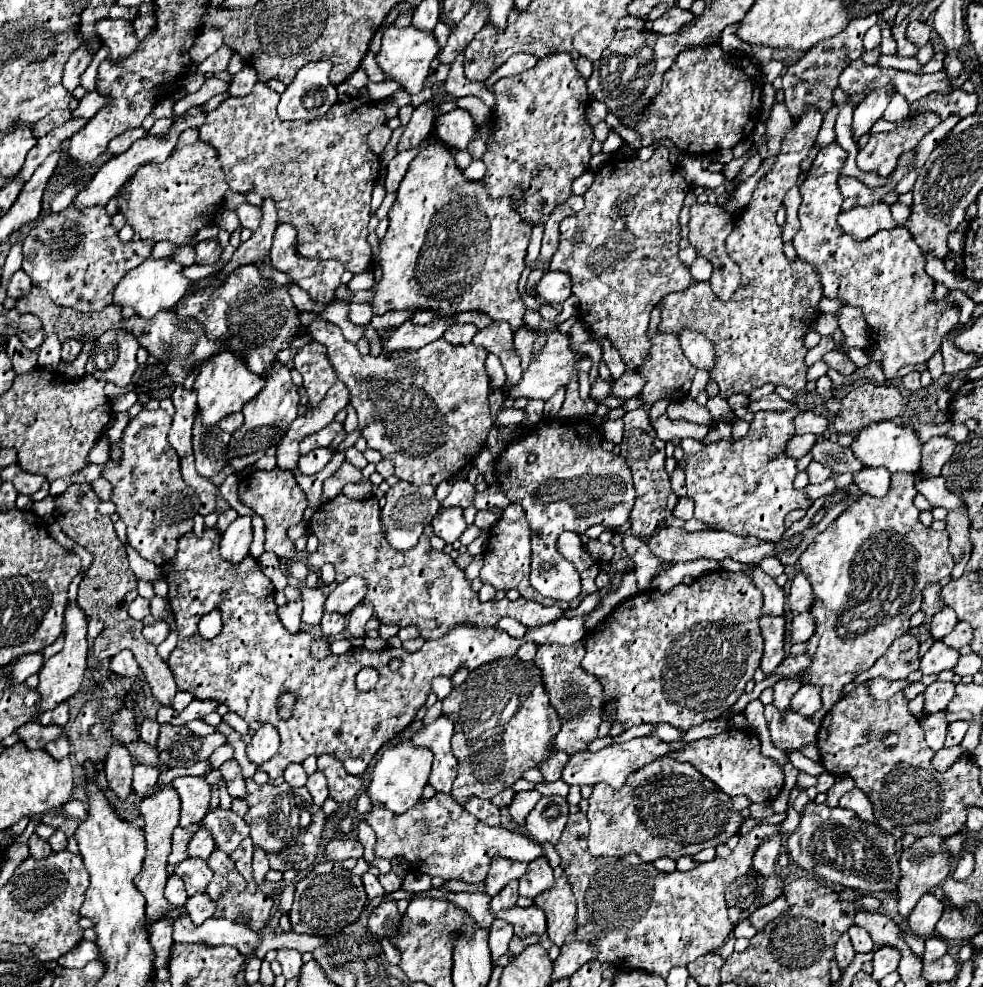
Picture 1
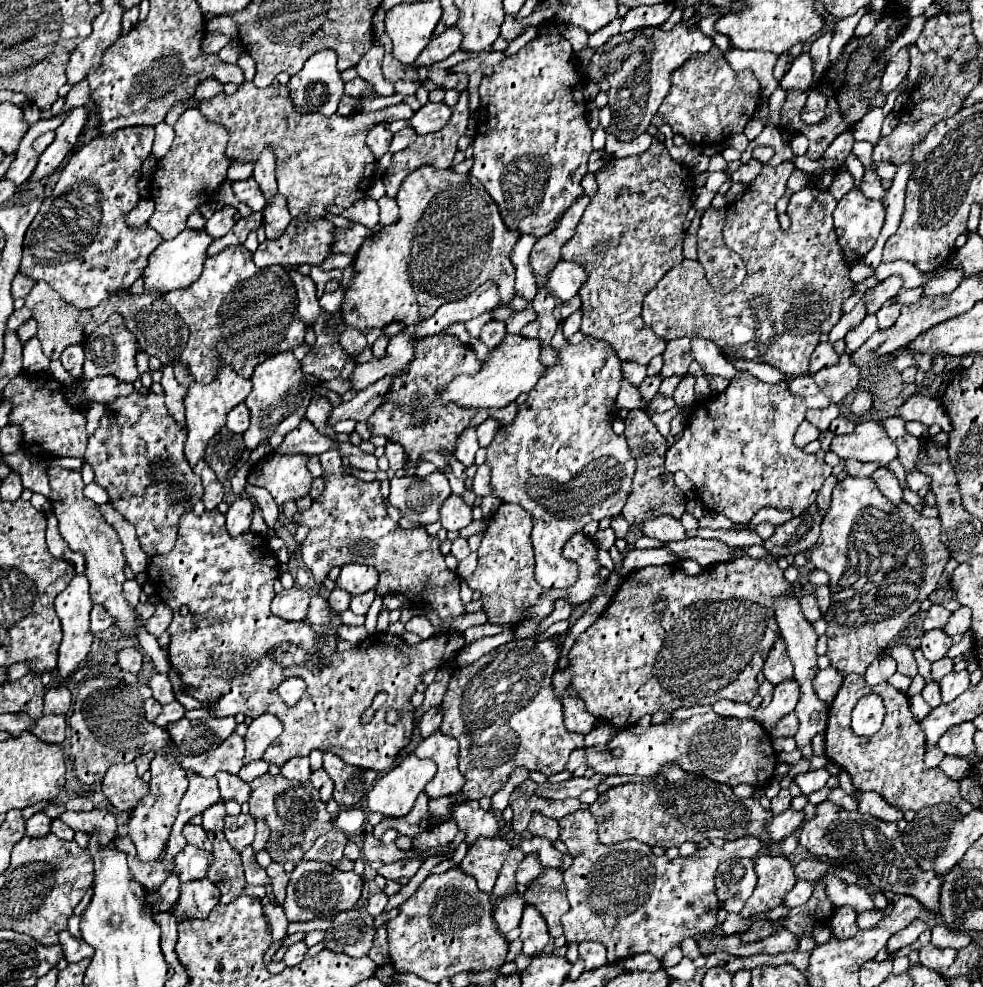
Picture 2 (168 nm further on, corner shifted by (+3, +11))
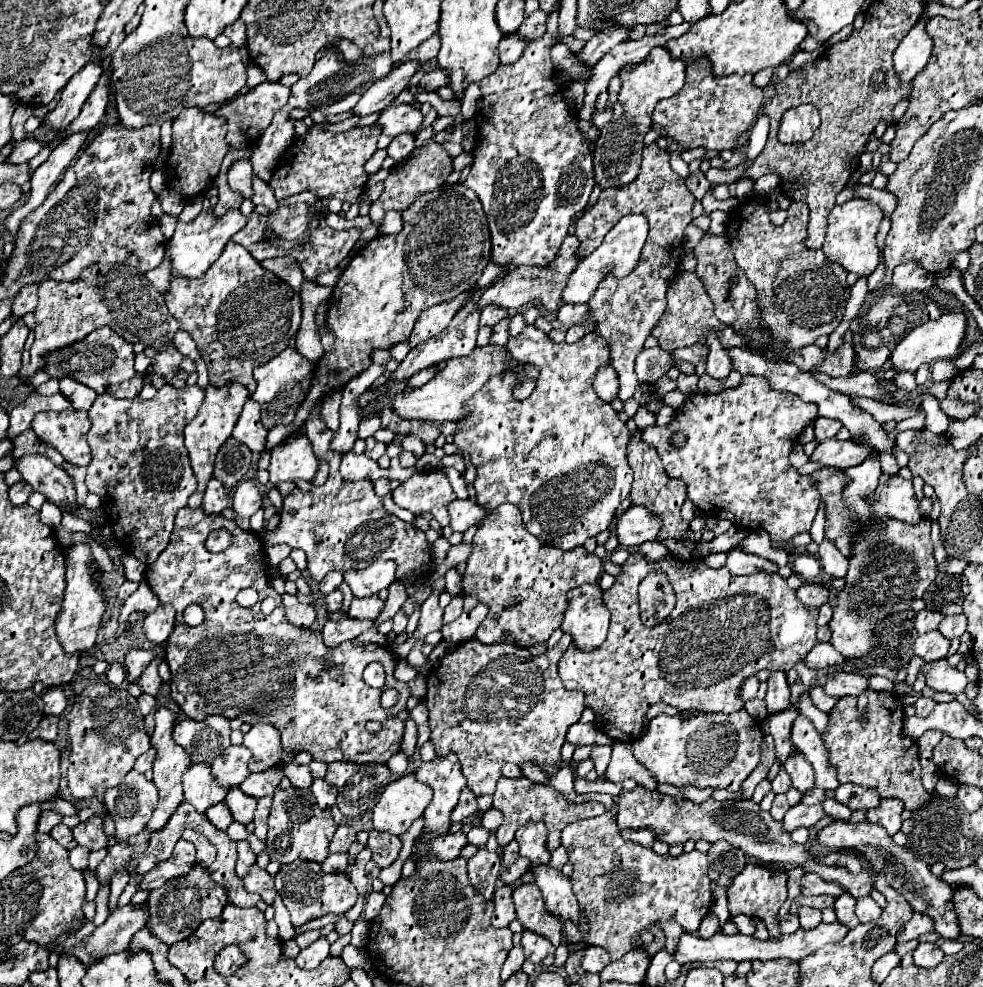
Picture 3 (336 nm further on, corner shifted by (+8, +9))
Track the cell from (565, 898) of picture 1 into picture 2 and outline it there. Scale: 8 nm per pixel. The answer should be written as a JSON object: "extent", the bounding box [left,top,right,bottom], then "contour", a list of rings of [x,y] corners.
{"extent":[523,868,569,938],"contour":[[[553,868],[543,870],[543,874],[527,886],[523,896],[525,896],[527,904],[535,906],[539,910],[539,914],[545,918],[551,938],[561,936],[563,934],[561,916],[569,910],[563,874]]]}

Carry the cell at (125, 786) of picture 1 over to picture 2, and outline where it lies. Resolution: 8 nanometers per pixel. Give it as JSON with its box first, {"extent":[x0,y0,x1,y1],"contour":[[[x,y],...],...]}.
{"extent":[103,764,149,812],"contour":[[[119,764],[107,770],[103,780],[103,794],[107,800],[123,812],[131,812],[149,794],[149,784],[137,776],[135,764]]]}

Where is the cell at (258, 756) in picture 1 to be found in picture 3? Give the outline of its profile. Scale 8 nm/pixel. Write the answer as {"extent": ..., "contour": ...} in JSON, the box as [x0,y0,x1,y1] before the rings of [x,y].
{"extent":[244,724,294,772],"contour":[[[254,724],[246,734],[244,734],[244,746],[252,752],[250,758],[250,772],[264,772],[270,766],[284,766],[292,760],[294,754],[286,754],[280,748],[280,732],[274,730],[272,724]]]}

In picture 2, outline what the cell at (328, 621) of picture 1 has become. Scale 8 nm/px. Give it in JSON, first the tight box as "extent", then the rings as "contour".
{"extent":[329,590,351,612],"contour":[[[333,590],[329,596],[329,608],[331,612],[339,612],[339,610],[347,610],[351,602],[351,594],[347,590]]]}

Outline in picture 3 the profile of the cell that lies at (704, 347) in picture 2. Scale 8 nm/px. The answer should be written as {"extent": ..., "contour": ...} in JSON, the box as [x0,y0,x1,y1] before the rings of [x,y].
{"extent":[706,334,732,378],"contour":[[[710,334],[708,336],[708,344],[710,344],[710,354],[708,354],[708,360],[706,360],[706,374],[712,376],[712,378],[726,378],[732,370],[730,366],[730,356],[728,352],[722,348],[720,340],[716,334]]]}

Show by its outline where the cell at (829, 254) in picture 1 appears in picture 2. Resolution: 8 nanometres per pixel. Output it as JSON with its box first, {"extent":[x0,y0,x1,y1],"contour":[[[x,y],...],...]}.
{"extent":[823,132,855,162],"contour":[[[851,132],[841,134],[841,136],[839,136],[839,138],[835,138],[835,142],[827,148],[827,152],[825,152],[825,156],[823,156],[823,158],[845,162],[845,158],[849,156],[849,152],[851,152],[851,148],[853,148],[853,142],[855,142],[855,138],[853,138],[853,134],[851,134]]]}

